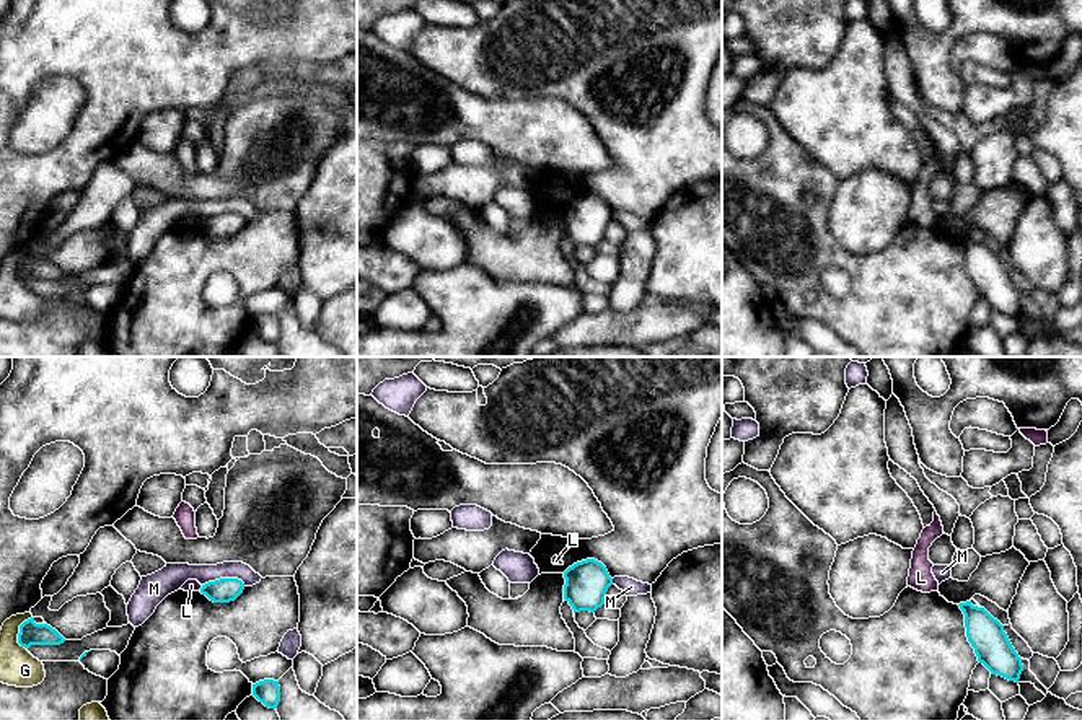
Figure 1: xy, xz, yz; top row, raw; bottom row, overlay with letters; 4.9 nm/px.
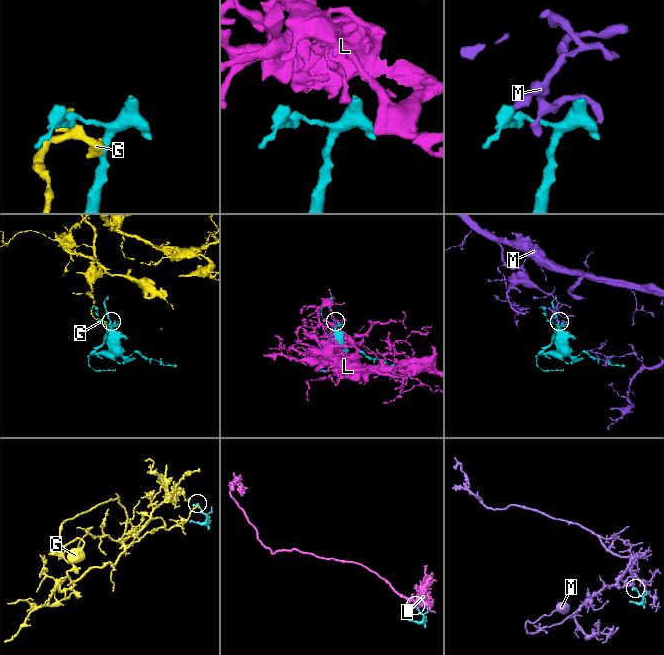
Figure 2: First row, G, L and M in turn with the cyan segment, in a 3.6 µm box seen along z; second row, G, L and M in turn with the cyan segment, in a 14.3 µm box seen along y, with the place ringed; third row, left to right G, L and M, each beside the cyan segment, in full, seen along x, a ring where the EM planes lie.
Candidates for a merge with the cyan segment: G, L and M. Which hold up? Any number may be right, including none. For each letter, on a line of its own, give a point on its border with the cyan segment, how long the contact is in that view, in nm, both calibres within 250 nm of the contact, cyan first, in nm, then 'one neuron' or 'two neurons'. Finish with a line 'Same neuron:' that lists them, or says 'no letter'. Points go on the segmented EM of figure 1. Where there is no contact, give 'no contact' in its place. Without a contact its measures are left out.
G: meets cyan in xy at (20, 632); contact 170 nm long; 110 nm thick on the cyan side, 180 nm on the other; two neurons
L: meets cyan in xy at (201, 588); contact 40 nm long; 120 nm thick on the cyan side, 60 nm on the other; two neurons
M: meets cyan in xy at (224, 579); contact 220 nm long; 120 nm thick on the cyan side, 120 nm on the other; two neurons
Same neuron: no letter

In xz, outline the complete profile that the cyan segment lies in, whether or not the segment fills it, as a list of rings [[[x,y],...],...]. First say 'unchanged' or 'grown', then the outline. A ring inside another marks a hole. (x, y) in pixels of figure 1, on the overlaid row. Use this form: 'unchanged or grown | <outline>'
unchanged | [[[595,559],[574,564],[564,572],[564,578],[564,599],[574,612],[595,612],[606,603],[606,591],[613,585],[606,567]]]

